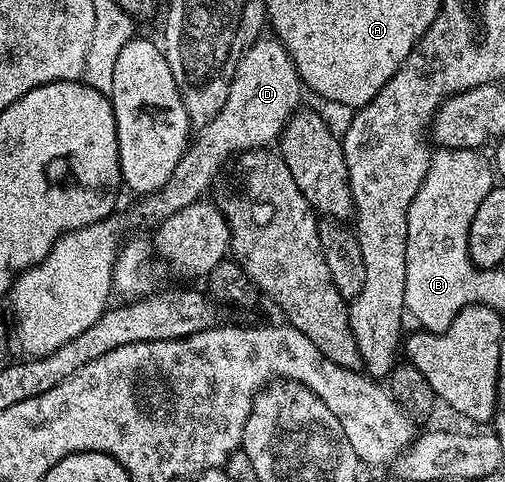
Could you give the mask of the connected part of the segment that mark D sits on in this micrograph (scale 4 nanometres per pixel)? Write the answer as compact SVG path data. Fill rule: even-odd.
M274 36L256 38L237 64L229 96L221 112L217 112L214 120L194 135L167 183L157 192L142 195L138 199L140 220L152 224L165 221L173 216L173 212L181 212L181 208L200 201L206 195L203 193L206 190L208 193L215 179L220 177L222 170L219 169L223 165L224 169L232 156L278 143L287 121L300 109L302 102L299 101L303 94L305 95L303 81L300 80L297 68L283 43Z

